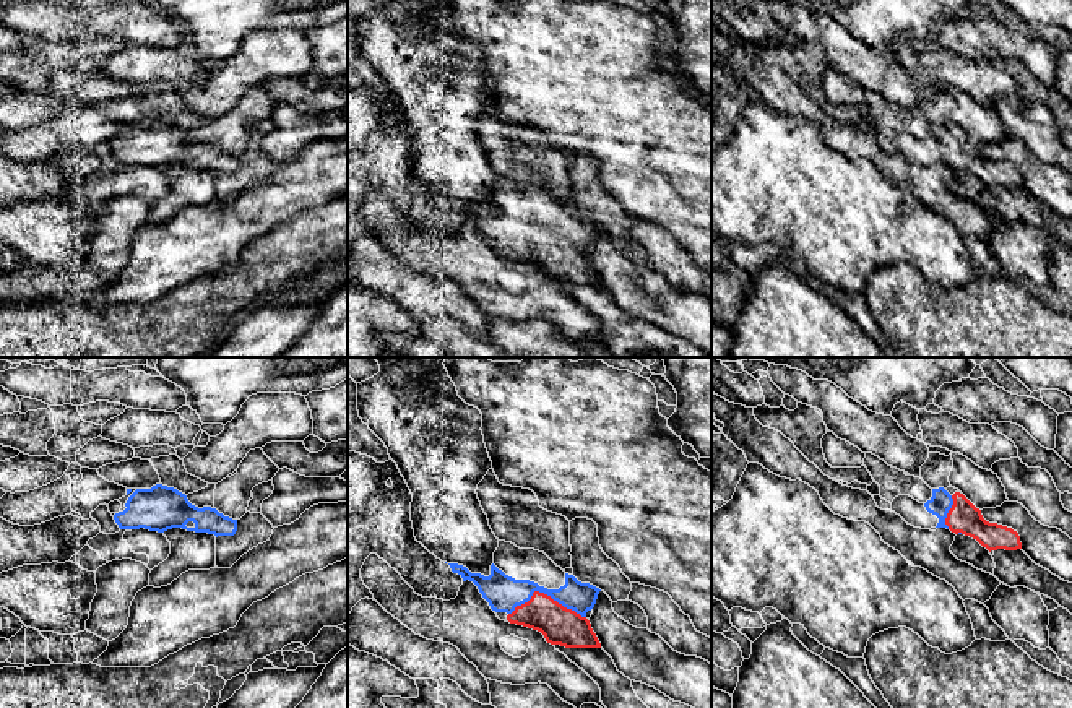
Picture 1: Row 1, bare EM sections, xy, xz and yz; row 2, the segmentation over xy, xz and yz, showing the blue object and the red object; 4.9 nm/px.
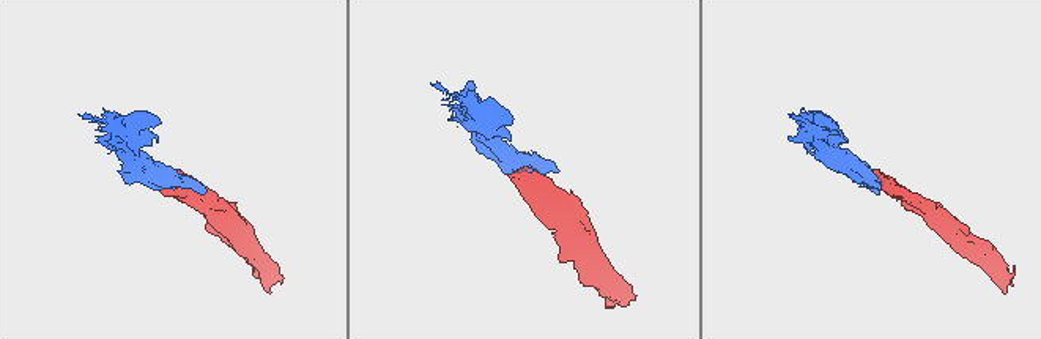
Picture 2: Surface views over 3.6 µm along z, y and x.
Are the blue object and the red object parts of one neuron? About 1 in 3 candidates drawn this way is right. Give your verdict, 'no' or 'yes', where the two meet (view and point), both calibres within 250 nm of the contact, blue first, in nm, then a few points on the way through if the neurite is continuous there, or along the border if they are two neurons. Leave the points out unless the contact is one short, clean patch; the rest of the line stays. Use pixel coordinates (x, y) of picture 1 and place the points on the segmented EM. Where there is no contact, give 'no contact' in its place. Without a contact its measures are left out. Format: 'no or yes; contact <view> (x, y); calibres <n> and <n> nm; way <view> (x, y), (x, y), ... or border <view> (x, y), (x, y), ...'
yes; contact xz (546, 593); calibres 180 and 190 nm; way xz (504, 593), (546, 593), (561, 625)

